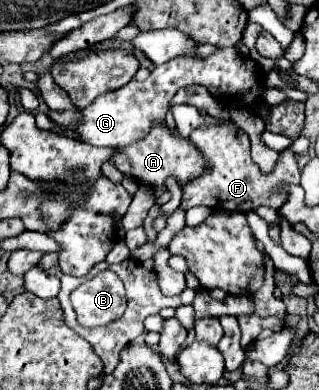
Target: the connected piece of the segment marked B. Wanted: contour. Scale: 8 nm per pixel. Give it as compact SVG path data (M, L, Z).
M101 271L79 285L73 293L73 305L81 325L107 325L119 319L127 307L123 283L113 271Z

